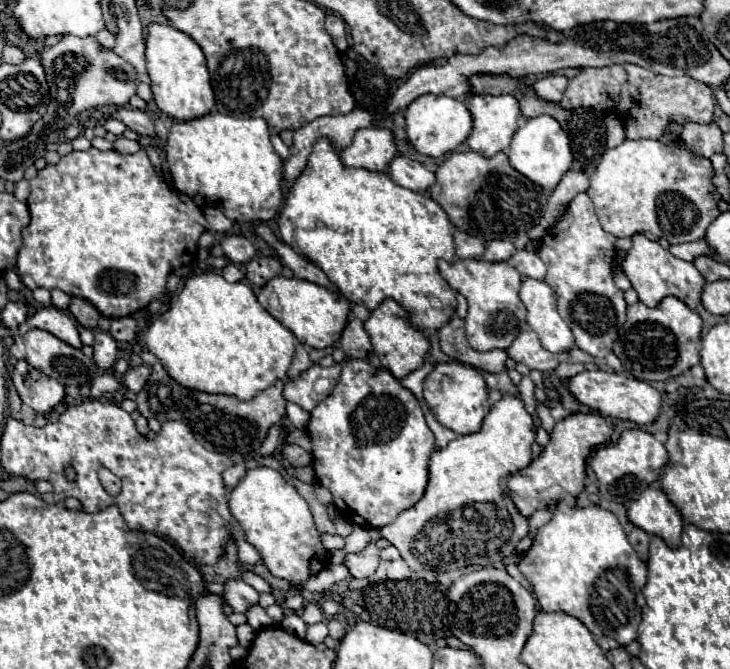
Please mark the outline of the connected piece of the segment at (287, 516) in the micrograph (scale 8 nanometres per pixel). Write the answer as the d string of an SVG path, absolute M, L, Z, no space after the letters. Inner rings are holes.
M248 469L230 493L230 513L246 531L248 543L252 543L260 551L264 565L270 569L272 575L300 585L310 575L316 575L322 569L326 555L320 549L320 533L314 527L310 507L298 495L294 485L290 485L276 469ZM314 557L316 567L310 565Z

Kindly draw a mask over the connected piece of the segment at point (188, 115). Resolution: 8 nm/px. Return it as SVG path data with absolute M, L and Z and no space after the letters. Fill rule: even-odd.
M150 23L148 25L148 37L146 37L146 67L150 75L150 87L156 99L156 105L160 111L168 113L170 117L178 121L196 119L198 115L206 115L214 107L214 91L210 85L210 73L206 67L206 57L202 53L202 47L184 31L174 29L170 23Z

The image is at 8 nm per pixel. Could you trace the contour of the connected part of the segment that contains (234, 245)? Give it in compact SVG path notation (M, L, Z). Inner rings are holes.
M226 235L222 239L222 249L224 249L224 255L236 265L248 263L256 255L256 247L252 245L252 241L242 235Z

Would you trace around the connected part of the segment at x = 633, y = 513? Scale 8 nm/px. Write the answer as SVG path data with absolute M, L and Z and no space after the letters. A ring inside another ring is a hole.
M650 485L646 491L642 491L642 495L636 501L632 501L628 509L628 519L636 527L662 537L668 547L682 545L680 537L684 519L676 505L666 497L662 487Z

